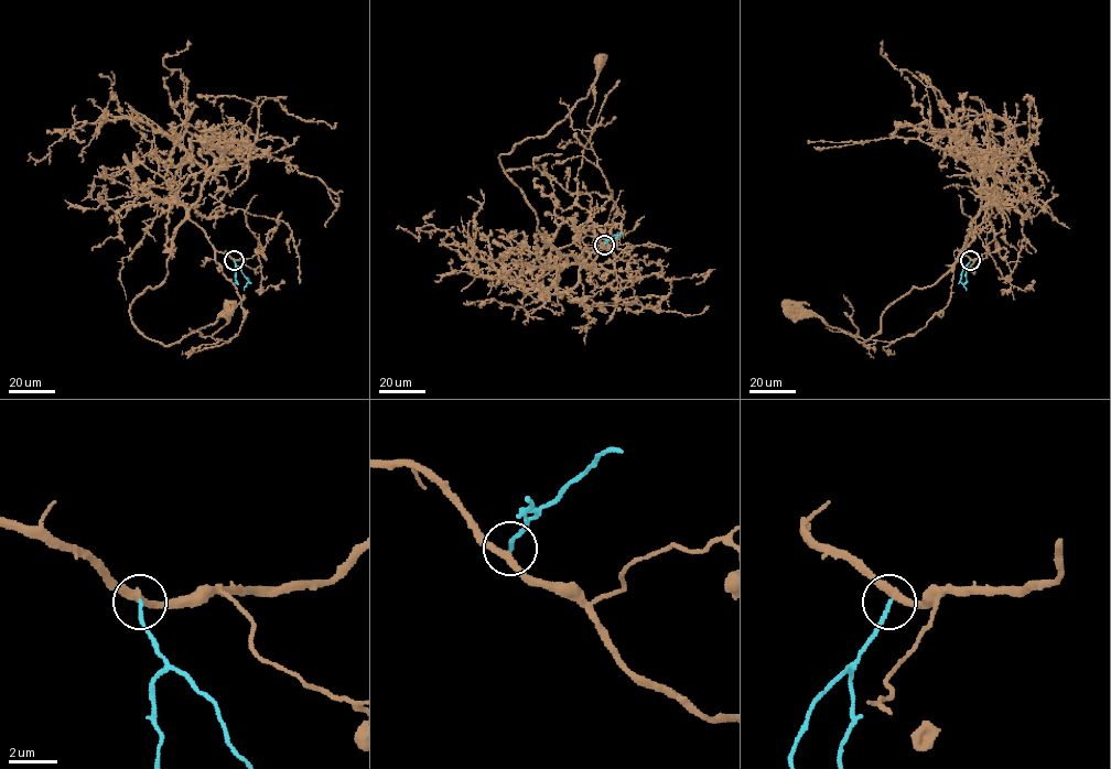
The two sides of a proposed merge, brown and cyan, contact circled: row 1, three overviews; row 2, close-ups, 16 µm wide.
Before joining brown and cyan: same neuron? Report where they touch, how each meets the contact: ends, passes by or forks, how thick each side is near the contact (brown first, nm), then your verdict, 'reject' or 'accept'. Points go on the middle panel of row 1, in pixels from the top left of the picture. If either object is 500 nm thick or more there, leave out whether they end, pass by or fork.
at (604, 245); brown passes by; cyan ends there; 320 nm thick on the brown side, 140 nm on the other; accept

